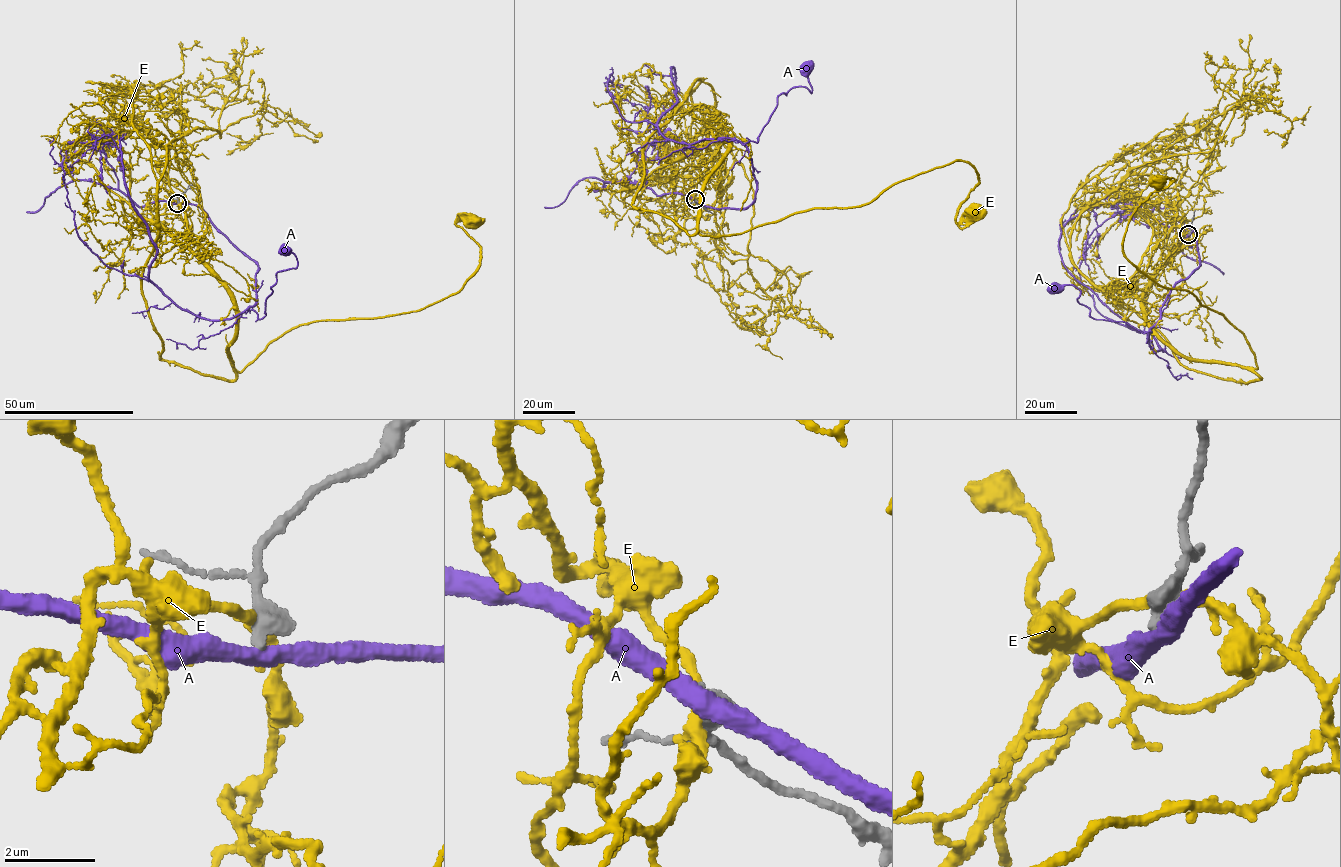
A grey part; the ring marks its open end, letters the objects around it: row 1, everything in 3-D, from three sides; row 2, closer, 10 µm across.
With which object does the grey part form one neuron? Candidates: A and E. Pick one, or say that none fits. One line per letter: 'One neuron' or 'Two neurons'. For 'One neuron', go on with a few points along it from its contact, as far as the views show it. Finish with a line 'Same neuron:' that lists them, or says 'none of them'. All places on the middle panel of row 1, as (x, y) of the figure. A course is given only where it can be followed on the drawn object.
A: Two neurons
E: Two neurons
Same neuron: none of them

